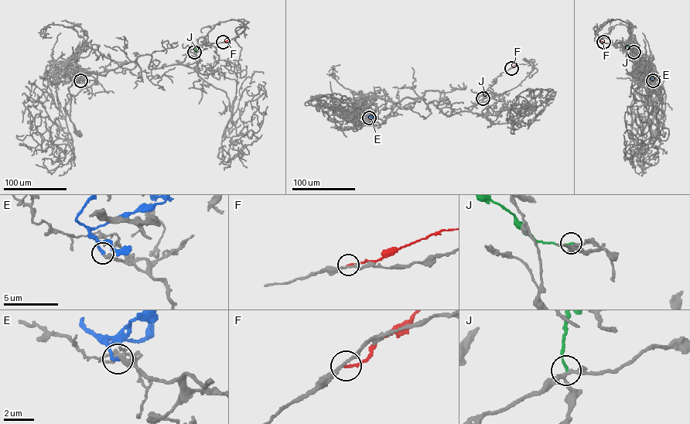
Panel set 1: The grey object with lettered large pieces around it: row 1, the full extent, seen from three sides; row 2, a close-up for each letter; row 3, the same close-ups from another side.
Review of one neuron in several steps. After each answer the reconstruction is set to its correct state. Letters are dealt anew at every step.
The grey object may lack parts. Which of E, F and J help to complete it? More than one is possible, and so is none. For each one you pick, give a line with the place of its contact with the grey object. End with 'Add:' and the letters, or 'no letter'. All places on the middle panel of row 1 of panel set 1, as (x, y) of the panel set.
E: meets grey at (369, 117)
Add: E

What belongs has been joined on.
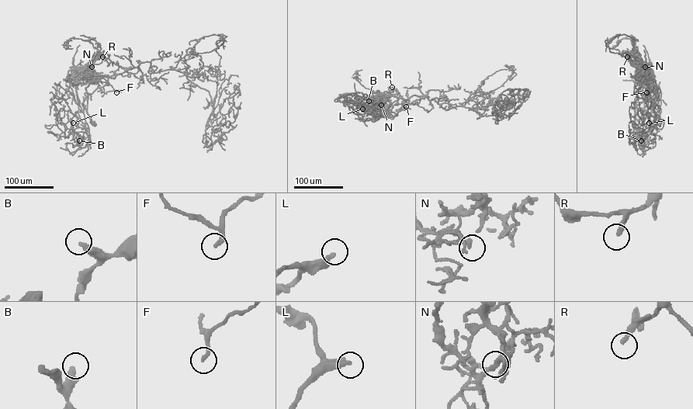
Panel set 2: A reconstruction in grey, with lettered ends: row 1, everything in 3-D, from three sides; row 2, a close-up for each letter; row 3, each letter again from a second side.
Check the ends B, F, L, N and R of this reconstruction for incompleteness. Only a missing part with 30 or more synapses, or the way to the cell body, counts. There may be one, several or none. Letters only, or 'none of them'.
R

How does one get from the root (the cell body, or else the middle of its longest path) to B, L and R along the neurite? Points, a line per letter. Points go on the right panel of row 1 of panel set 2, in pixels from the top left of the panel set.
B: (654, 123), (651, 101), (637, 77), (643, 71), (653, 112), (643, 120), (648, 136), (641, 140)
L: (654, 123), (649, 118), (651, 101), (637, 77), (643, 71), (653, 112), (643, 120), (646, 116), (649, 123)
R: (654, 123), (649, 118), (651, 101), (637, 77), (642, 65), (635, 63), (635, 54), (627, 57)

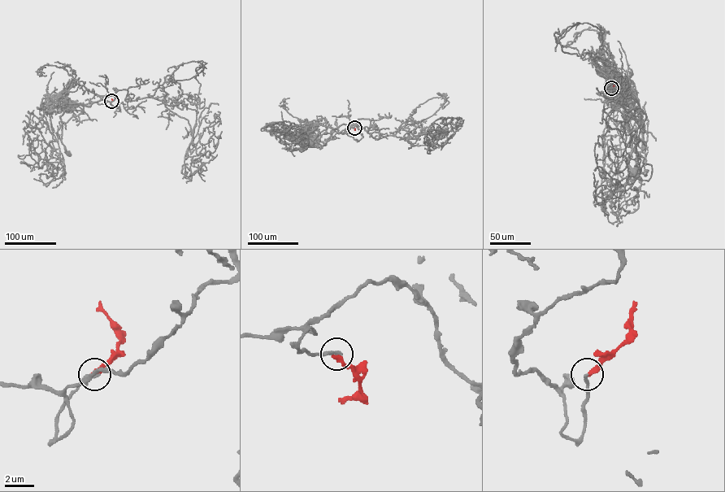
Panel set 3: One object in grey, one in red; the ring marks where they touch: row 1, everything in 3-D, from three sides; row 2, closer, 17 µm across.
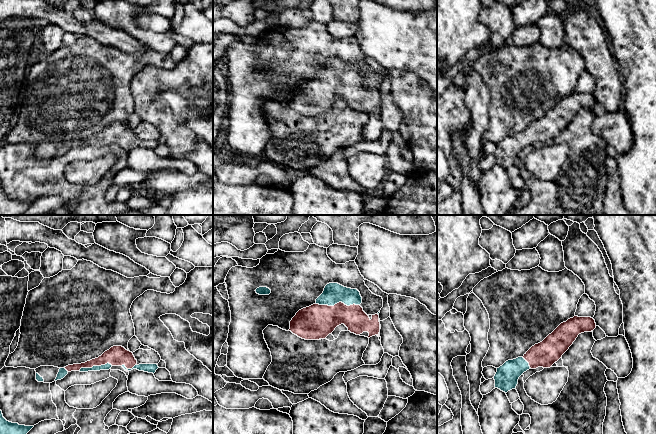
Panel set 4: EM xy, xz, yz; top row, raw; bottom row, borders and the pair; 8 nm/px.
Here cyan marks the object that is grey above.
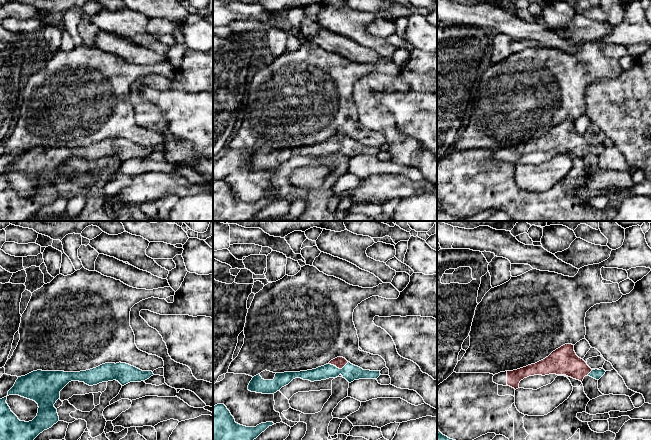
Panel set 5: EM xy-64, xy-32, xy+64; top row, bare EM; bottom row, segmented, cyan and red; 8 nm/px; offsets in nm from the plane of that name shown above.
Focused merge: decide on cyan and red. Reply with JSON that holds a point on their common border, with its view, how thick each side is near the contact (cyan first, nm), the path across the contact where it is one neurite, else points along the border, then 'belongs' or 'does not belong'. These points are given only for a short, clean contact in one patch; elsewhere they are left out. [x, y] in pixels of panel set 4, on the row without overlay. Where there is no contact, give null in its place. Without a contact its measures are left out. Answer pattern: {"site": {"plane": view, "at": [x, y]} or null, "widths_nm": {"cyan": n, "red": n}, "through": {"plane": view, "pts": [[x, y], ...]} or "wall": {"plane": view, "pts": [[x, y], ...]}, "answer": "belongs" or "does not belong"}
{"site": {"plane": "xz", "at": [337, 78]}, "widths_nm": {"cyan": 170, "red": 280}, "answer": "belongs"}

